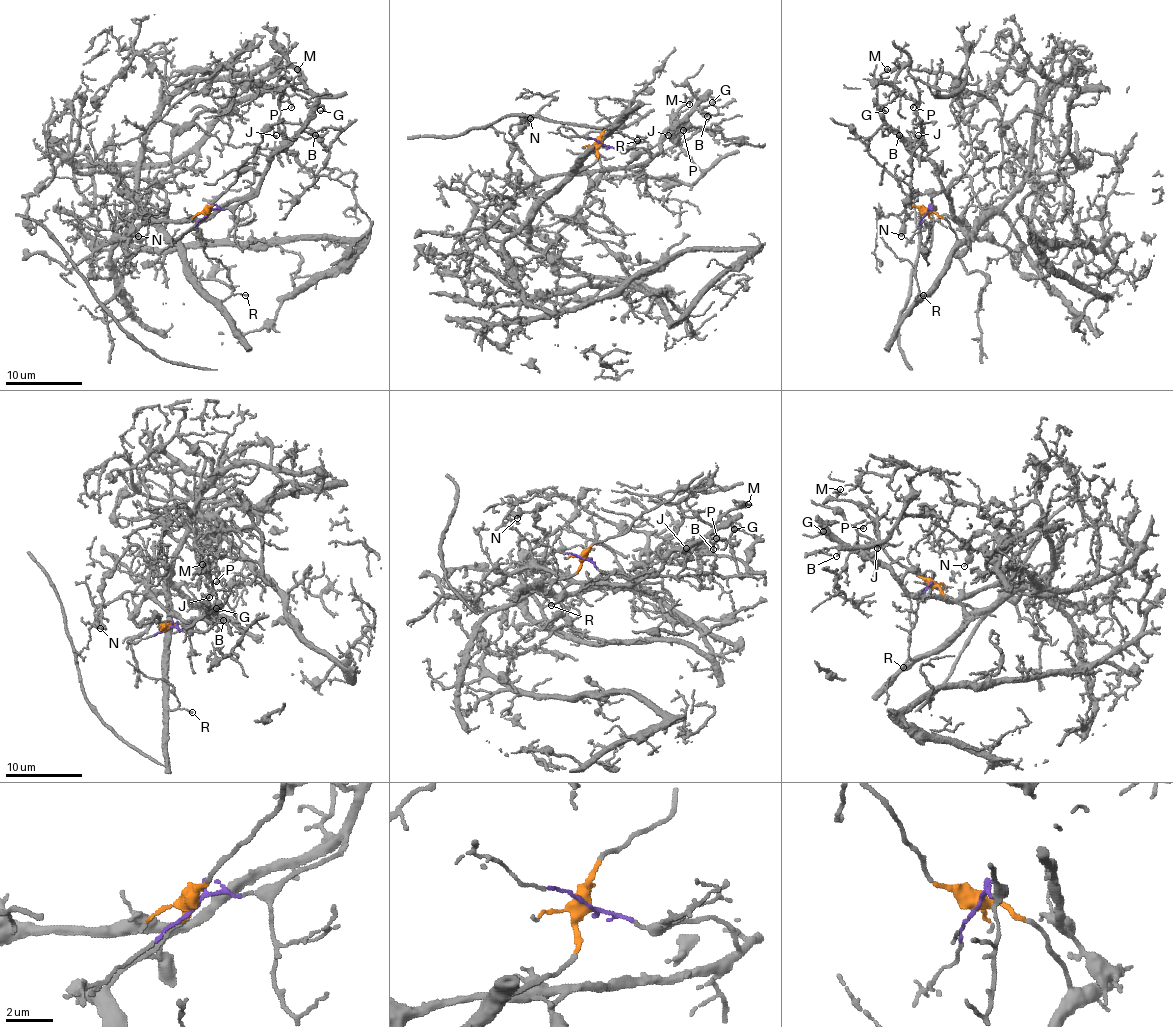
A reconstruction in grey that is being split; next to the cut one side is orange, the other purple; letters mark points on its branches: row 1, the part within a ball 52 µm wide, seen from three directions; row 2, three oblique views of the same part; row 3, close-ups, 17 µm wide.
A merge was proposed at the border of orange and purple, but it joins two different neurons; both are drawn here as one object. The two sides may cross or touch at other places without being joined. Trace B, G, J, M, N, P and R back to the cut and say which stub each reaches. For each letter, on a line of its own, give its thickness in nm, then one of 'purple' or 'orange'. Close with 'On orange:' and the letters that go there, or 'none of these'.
B: 140 nm | purple
G: 120 nm | purple
J: 80 nm | purple
M: 110 nm | purple
N: 320 nm | orange
P: 130 nm | purple
R: 120 nm | orange
On orange: N, R

